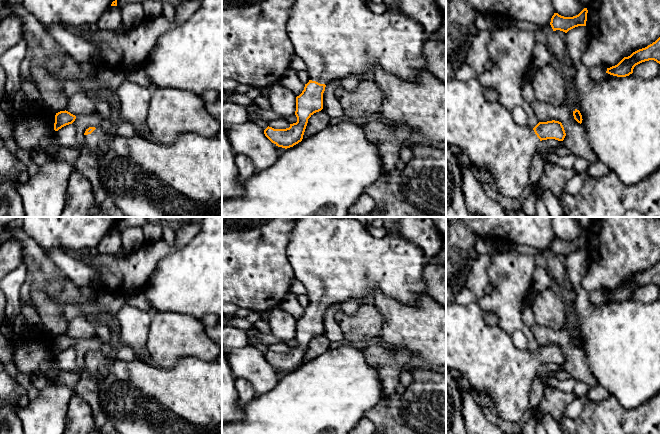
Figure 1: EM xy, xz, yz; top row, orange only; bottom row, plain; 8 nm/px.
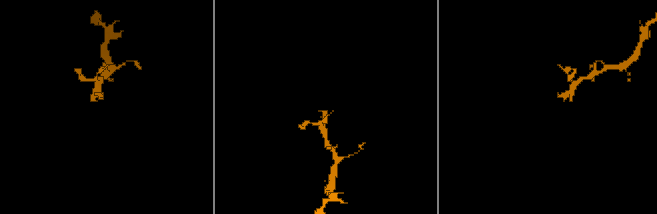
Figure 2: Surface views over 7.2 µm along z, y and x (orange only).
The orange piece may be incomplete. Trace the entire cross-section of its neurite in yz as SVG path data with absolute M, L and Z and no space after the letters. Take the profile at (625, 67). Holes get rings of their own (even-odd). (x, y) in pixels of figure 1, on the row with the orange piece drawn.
M660 37L647 47L624 57L617 65L607 68L606 73L617 77L626 77L633 73L636 65L649 60L660 64Z

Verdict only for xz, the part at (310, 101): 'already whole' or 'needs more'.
needs more

